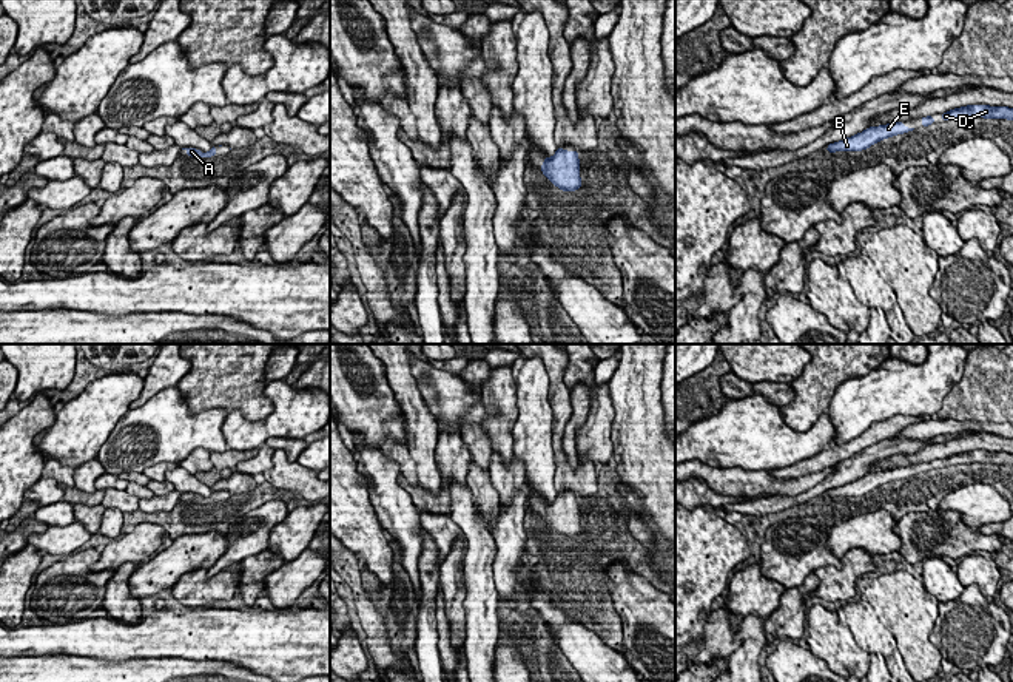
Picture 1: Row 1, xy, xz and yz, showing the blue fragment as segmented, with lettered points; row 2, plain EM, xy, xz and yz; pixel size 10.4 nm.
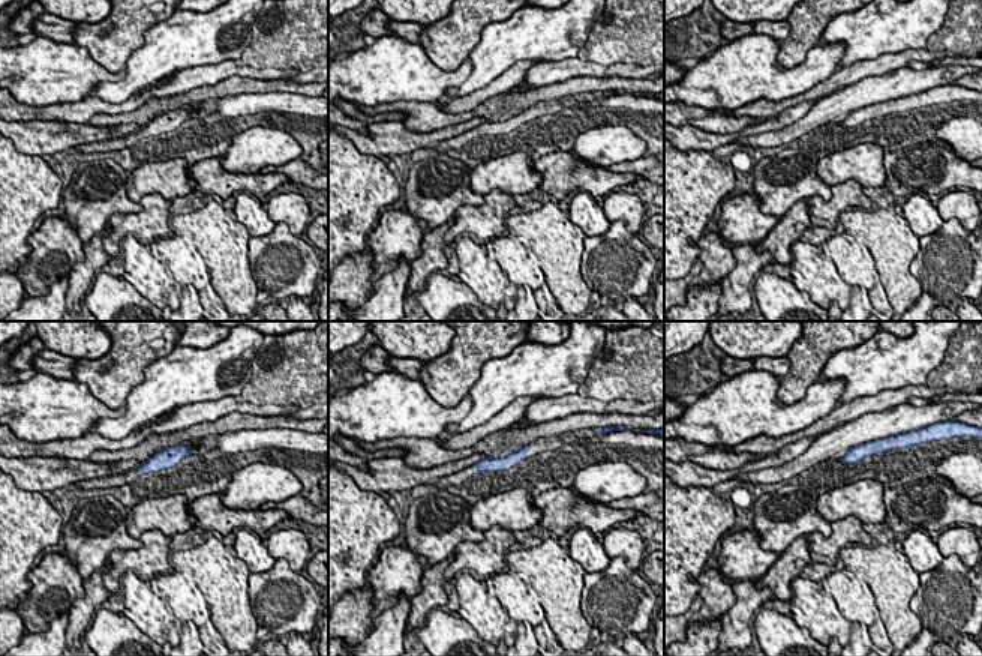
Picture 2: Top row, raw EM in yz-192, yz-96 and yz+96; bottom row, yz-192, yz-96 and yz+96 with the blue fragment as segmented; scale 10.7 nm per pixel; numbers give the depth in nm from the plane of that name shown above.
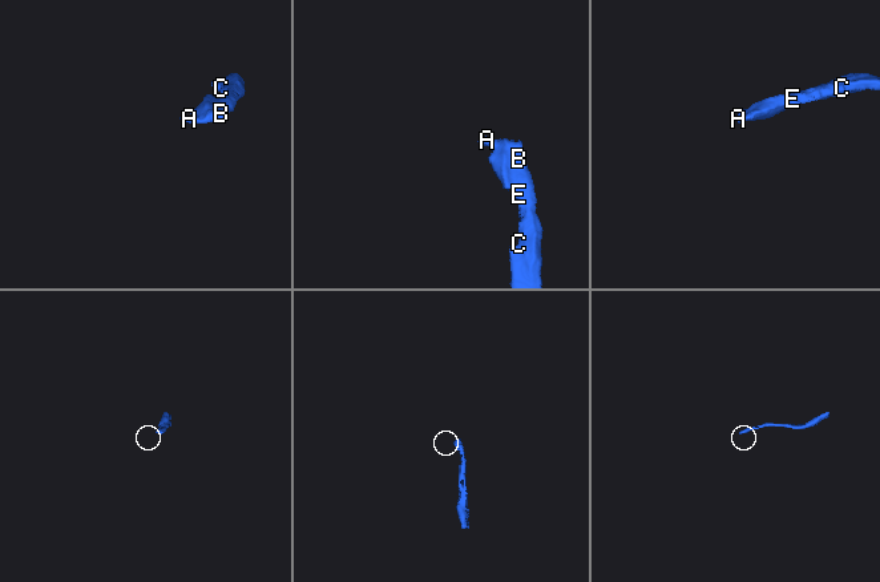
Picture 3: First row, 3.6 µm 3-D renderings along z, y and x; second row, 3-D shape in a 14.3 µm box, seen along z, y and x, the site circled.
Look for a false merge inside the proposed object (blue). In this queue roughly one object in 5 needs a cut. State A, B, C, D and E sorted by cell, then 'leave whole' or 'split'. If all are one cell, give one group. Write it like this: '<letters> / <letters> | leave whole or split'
A B C D E | leave whole

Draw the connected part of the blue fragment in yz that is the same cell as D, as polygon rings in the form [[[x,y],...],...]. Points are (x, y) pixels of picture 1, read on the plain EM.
[[[968,451],[968,452],[950,455],[941,461],[942,461],[942,466],[971,464],[971,463],[1013,466],[1013,454],[988,452],[988,451]]]

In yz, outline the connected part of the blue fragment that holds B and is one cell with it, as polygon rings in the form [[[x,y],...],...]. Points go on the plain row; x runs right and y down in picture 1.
[[[894,468],[888,471],[880,471],[880,472],[870,472],[865,477],[854,480],[848,484],[843,484],[840,488],[830,489],[826,492],[826,497],[834,498],[834,497],[862,497],[867,495],[868,492],[877,489],[882,484],[896,481],[896,480],[904,480],[908,477],[913,477],[914,474],[905,472],[904,468]]]

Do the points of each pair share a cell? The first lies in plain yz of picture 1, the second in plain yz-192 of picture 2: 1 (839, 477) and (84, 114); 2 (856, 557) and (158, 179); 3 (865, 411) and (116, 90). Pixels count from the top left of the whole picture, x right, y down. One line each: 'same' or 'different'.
1: different
2: different
3: same

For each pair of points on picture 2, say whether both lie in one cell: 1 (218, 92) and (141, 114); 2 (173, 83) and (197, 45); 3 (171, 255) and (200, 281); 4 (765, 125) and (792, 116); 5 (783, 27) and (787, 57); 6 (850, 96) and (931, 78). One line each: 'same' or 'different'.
1: same
2: different
3: same
4: same
5: different
6: same

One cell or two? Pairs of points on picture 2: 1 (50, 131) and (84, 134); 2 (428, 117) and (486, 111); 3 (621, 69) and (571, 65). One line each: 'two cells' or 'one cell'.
1: one cell
2: one cell
3: one cell

